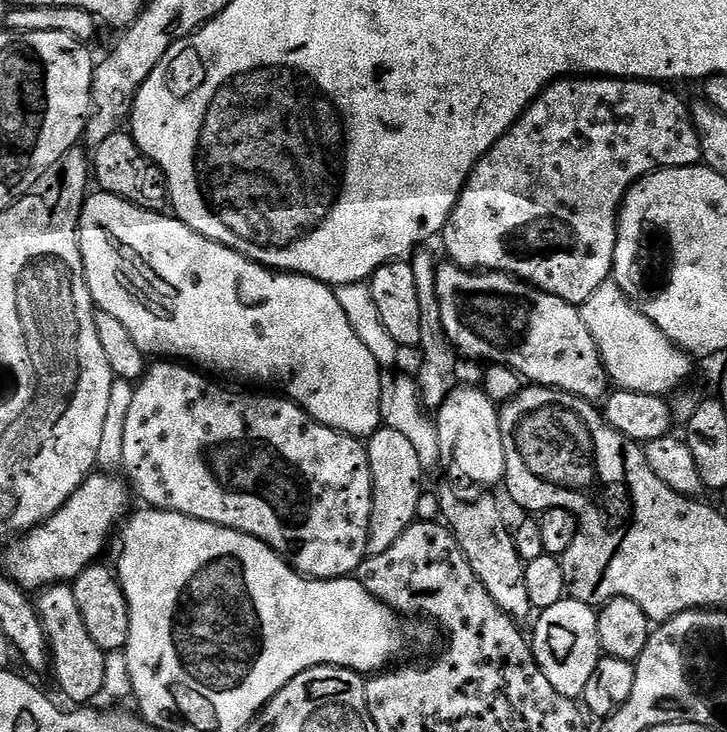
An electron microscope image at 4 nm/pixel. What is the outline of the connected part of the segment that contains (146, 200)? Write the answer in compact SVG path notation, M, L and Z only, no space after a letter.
M131 131L115 132L106 138L106 142L95 145L90 156L90 176L99 191L120 196L140 208L147 208L149 212L164 212L169 203L164 171L144 155Z

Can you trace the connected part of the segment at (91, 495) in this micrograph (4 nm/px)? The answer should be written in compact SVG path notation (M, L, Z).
M93 474L86 477L82 486L70 494L68 501L49 520L15 537L7 545L3 571L25 590L42 590L49 584L67 584L76 580L82 570L103 557L100 555L108 539L111 536L113 539L118 525L129 515L128 496L129 485L119 475Z

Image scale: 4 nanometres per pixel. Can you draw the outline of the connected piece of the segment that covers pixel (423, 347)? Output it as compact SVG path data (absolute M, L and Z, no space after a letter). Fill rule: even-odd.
M420 250L411 257L410 263L414 272L414 287L418 290L418 306L422 310L422 338L418 349L419 355L424 355L424 361L420 364L420 400L424 407L429 410L438 410L442 402L457 387L456 382L456 361L458 353L448 340L446 330L442 326L442 312L438 306L436 297L436 269L438 260L435 260L430 253Z

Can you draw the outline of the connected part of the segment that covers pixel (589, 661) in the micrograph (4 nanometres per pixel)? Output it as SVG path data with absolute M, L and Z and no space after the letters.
M565 598L554 606L543 609L535 617L536 629L530 632L532 653L542 674L546 674L546 682L550 682L550 686L554 686L558 694L583 697L586 682L590 682L590 674L594 674L594 666L598 666L602 655L597 615L597 609L593 605Z

